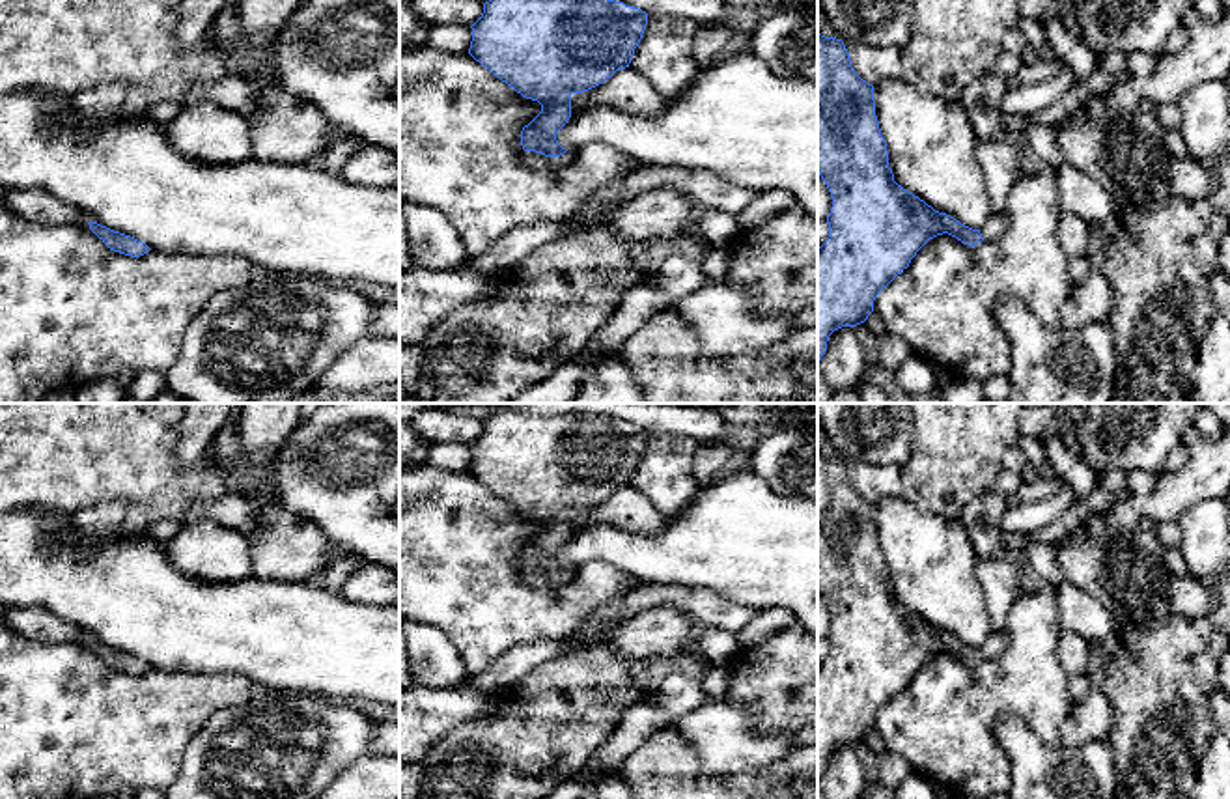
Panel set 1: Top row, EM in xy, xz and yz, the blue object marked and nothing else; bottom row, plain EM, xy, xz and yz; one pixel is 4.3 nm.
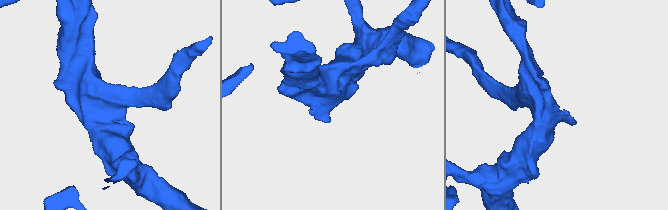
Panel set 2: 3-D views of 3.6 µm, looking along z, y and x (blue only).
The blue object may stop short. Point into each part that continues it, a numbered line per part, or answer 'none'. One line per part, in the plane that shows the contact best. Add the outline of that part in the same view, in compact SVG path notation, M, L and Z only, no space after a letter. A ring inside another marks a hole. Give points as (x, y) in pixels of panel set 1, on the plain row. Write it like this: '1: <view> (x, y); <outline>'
1: xz (536, 579); M523 569L523 581L541 592L558 592L573 581L573 569L566 569L560 575L545 575L536 569Z

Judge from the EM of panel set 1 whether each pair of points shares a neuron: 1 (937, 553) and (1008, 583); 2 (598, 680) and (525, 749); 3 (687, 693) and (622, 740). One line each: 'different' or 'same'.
1: different
2: same
3: same

